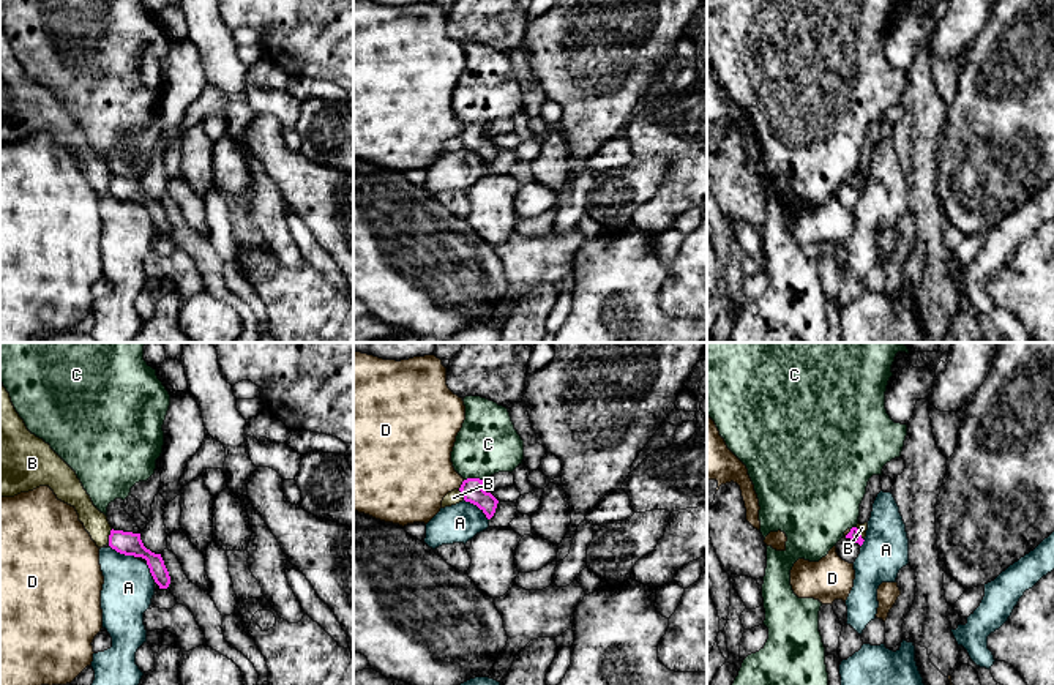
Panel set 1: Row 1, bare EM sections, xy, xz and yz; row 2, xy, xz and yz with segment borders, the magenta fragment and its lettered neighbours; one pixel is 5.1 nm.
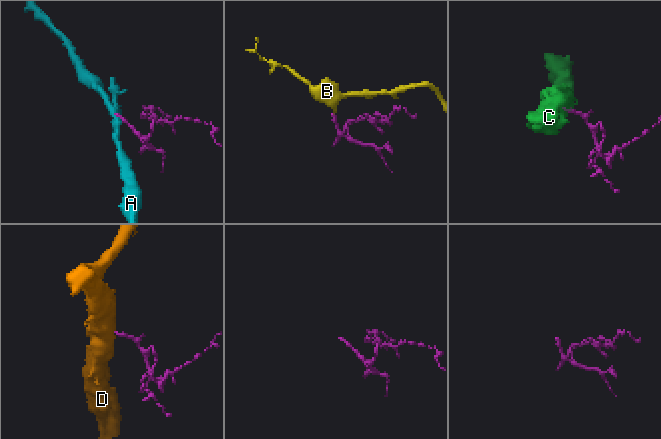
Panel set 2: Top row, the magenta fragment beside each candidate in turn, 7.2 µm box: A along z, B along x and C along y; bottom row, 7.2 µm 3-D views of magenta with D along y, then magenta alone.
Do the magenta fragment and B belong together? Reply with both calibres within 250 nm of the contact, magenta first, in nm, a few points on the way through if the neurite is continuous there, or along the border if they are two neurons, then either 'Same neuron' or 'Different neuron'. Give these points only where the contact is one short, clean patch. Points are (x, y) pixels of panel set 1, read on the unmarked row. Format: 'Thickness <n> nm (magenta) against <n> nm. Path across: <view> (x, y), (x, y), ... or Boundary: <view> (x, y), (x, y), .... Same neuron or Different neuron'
Thickness 120 nm (magenta) against 120 nm. Boundary: xy (112, 175), (108, 190). Different neuron

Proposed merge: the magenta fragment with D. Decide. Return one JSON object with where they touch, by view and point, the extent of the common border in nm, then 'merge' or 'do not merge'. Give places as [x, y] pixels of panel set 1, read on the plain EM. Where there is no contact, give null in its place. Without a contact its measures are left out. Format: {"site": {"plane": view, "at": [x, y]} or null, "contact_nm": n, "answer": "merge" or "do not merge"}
{"site": {"plane": "xz", "at": [461, 131]}, "contact_nm": 60, "answer": "merge"}

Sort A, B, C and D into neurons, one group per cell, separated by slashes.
A / B / C / D

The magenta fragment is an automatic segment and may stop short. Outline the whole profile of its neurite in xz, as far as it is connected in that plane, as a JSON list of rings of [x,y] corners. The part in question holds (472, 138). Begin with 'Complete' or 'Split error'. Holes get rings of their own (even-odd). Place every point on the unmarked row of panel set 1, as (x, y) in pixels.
Split error. [[[353,0],[353,158],[402,174],[428,170],[440,158],[443,144],[459,136],[465,148],[477,152],[491,166],[499,147],[483,136],[483,126],[464,126],[451,109],[464,66],[464,47],[448,35],[447,14],[435,2],[396,8]]]

